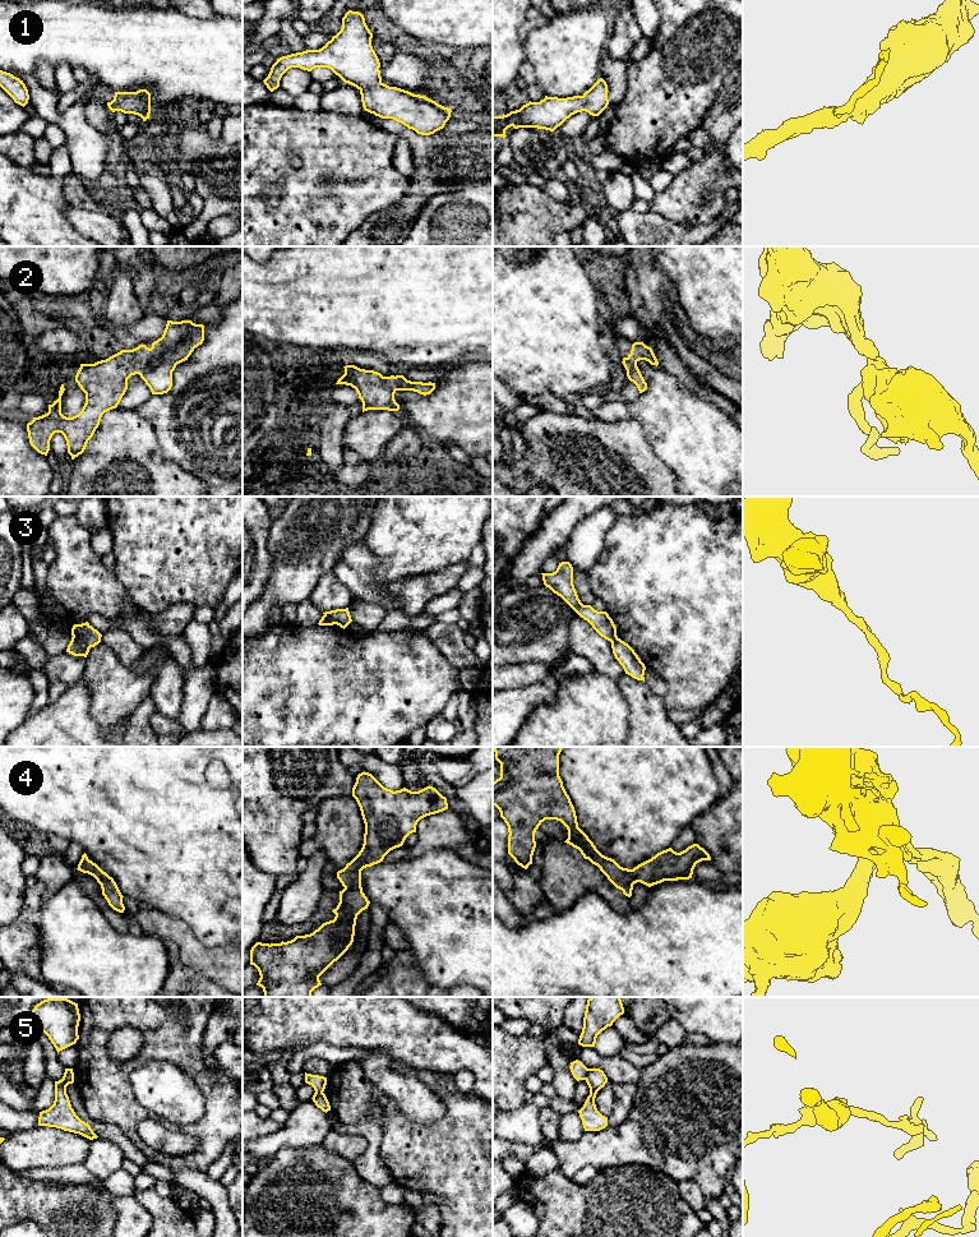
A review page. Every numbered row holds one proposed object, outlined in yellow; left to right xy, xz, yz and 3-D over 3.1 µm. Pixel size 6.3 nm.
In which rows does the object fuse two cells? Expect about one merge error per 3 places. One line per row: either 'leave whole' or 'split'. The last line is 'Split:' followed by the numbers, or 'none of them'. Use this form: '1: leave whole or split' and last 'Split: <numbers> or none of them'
1: leave whole
2: leave whole
3: split
4: leave whole
5: split
Split: 3, 5

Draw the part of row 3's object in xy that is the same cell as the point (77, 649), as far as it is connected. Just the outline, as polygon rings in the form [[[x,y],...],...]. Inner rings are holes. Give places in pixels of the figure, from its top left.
[[[71,637],[70,643],[68,645],[66,652],[74,655],[74,656],[84,656],[87,657],[89,652],[89,647],[80,643],[77,638]]]

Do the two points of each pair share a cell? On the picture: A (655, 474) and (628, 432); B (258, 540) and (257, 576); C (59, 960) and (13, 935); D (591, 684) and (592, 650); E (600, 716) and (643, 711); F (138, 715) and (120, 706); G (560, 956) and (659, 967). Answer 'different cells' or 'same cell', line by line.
A: same cell
B: same cell
C: different cells
D: different cells
E: different cells
F: different cells
G: same cell

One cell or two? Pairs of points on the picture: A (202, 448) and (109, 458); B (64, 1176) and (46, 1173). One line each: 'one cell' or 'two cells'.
A: two cells
B: one cell

